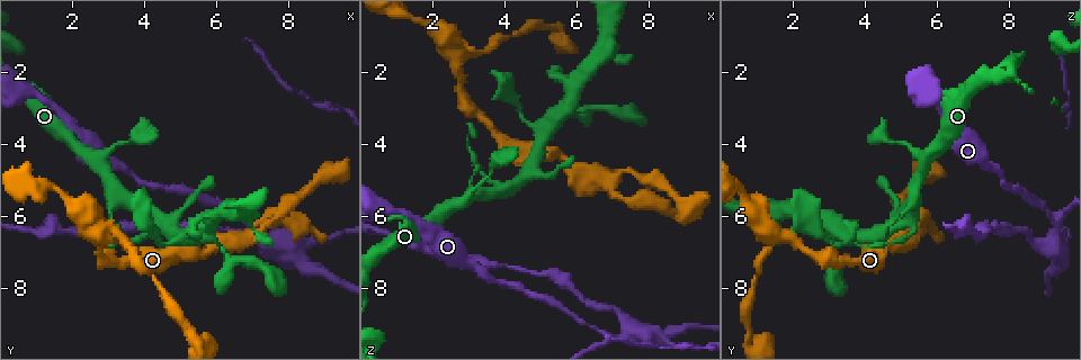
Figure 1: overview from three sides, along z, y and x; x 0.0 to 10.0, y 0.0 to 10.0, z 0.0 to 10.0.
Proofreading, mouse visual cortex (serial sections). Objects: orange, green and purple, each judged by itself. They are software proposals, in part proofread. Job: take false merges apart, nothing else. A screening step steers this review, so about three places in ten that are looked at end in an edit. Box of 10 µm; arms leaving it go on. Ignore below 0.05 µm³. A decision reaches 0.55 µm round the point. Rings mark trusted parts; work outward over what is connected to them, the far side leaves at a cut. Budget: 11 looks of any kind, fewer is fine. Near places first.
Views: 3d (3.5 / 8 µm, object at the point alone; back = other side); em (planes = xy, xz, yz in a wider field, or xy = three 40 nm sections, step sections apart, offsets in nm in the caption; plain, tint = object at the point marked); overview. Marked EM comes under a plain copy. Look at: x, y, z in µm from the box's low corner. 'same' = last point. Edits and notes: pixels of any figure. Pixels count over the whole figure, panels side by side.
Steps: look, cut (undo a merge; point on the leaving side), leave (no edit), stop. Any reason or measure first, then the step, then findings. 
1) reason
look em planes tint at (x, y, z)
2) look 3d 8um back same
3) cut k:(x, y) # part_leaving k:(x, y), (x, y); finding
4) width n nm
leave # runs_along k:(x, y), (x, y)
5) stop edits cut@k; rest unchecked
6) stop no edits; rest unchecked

abrupt turn
look 3d 8um at (4.15, 5.95, 5.20)

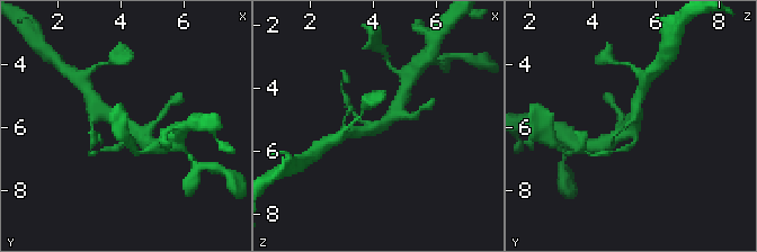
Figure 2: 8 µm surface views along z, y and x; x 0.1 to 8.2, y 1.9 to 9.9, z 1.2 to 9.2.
look 3d 3.5um same

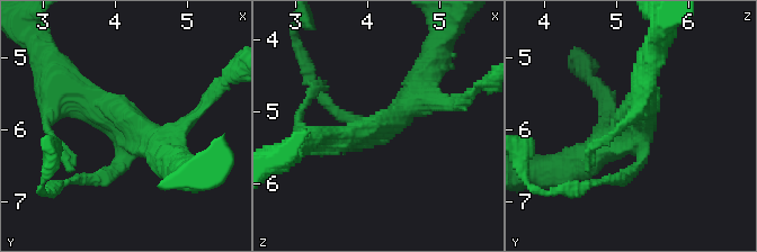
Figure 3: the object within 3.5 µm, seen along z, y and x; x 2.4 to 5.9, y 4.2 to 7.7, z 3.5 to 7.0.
arms 3; arm_widths 150, 350, 400 nm; now the EM
look em xy step 5 tint at (4.20, 5.90, 5.20)

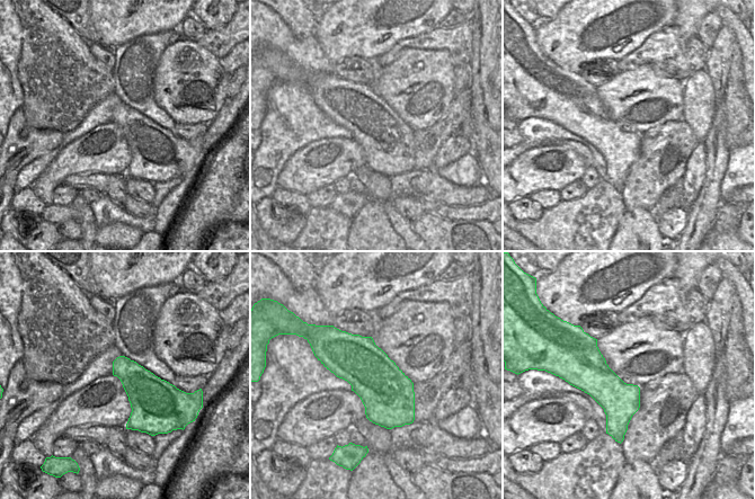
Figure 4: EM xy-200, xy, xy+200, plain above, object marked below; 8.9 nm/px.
leave # runs_along 4:(589, 340), (622, 431); all the same cell

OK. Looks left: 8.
a narrow waist
look 3d 8um at (7.60, 6.05, 4.80)

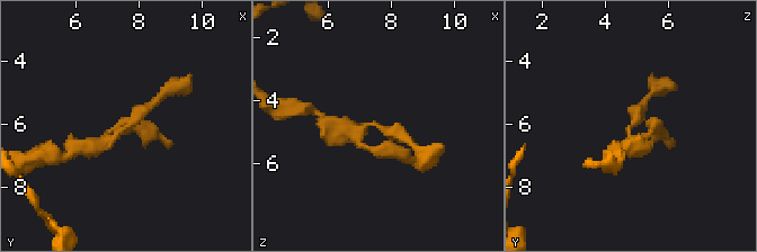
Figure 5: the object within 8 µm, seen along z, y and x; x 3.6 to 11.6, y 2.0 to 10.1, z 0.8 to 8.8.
arm_widths 300, 350 nm
look em xy step 2 tint same

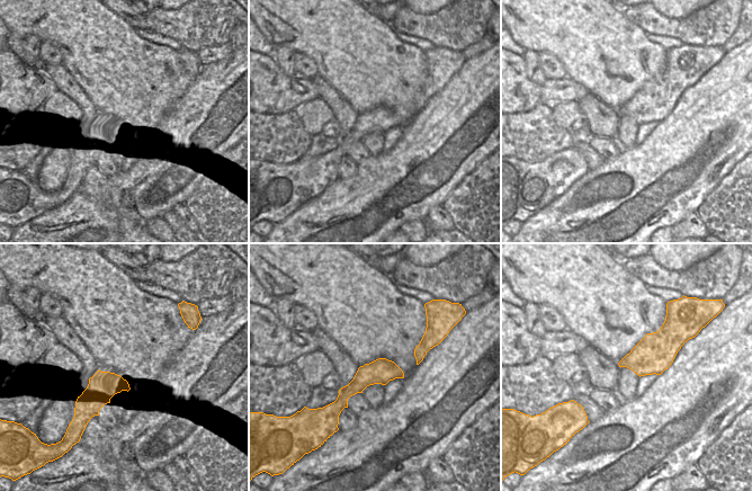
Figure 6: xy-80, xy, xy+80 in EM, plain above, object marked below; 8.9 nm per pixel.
leave # runs_along 6:(401, 375), (368, 374), (330, 407); all the same cell

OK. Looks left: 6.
abrupt turn
look 3d 3.5um at (6.60, 5.95, 9.15)

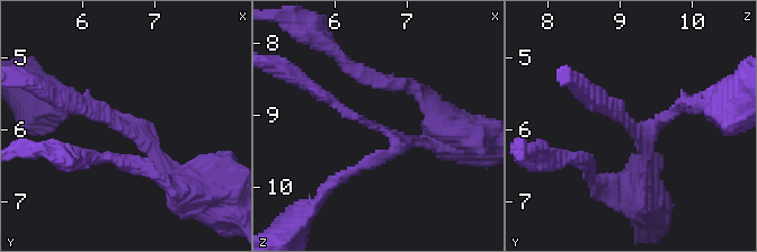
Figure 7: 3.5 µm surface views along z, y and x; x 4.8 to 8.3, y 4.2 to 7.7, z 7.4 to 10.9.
arms 3; arm_widths 150, 150, 200 nm
look em xy step 1 tint at (6.65, 6.00, 9.15)

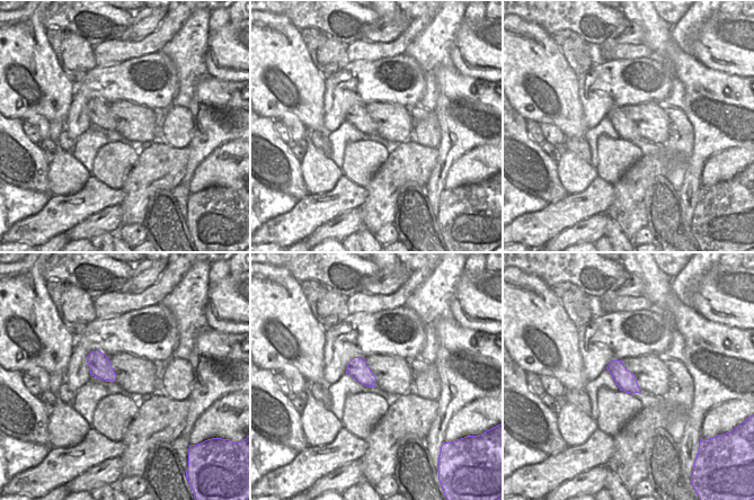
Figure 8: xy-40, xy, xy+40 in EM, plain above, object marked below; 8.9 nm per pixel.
leave # runs_along 7:(67, 104), (143, 137), (175, 179); one cell here

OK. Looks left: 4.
look 3d 3.5um at (2.75, 6.55, 1.60)

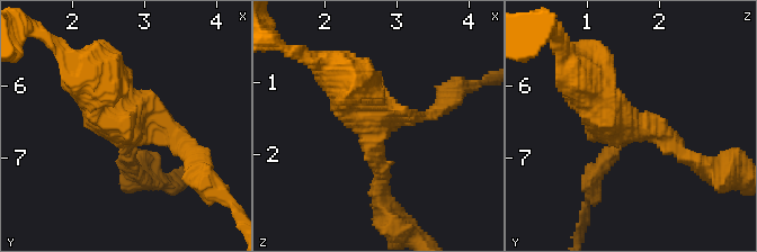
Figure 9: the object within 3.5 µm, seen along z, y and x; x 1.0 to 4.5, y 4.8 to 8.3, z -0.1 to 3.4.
look em xy step 2 tint at (2.75, 6.65, 1.55)

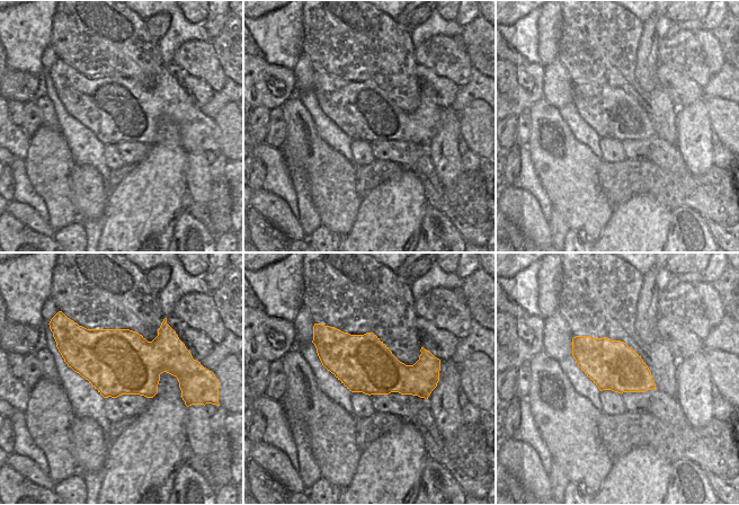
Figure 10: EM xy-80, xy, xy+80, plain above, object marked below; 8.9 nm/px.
another direction
look em xy step 1 tint same

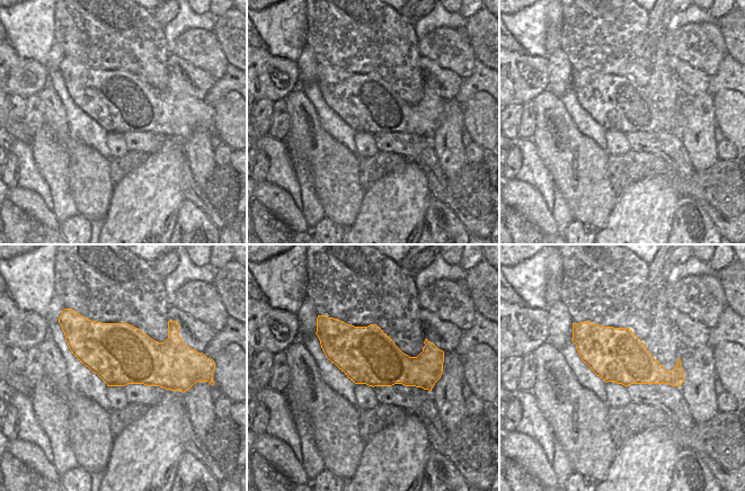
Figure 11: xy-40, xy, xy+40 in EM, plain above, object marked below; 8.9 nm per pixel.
width 500 nm
leave # runs_along 9:(689, 156), (582, 81); all the same cell

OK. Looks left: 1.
stop no edits; rest unchecked

